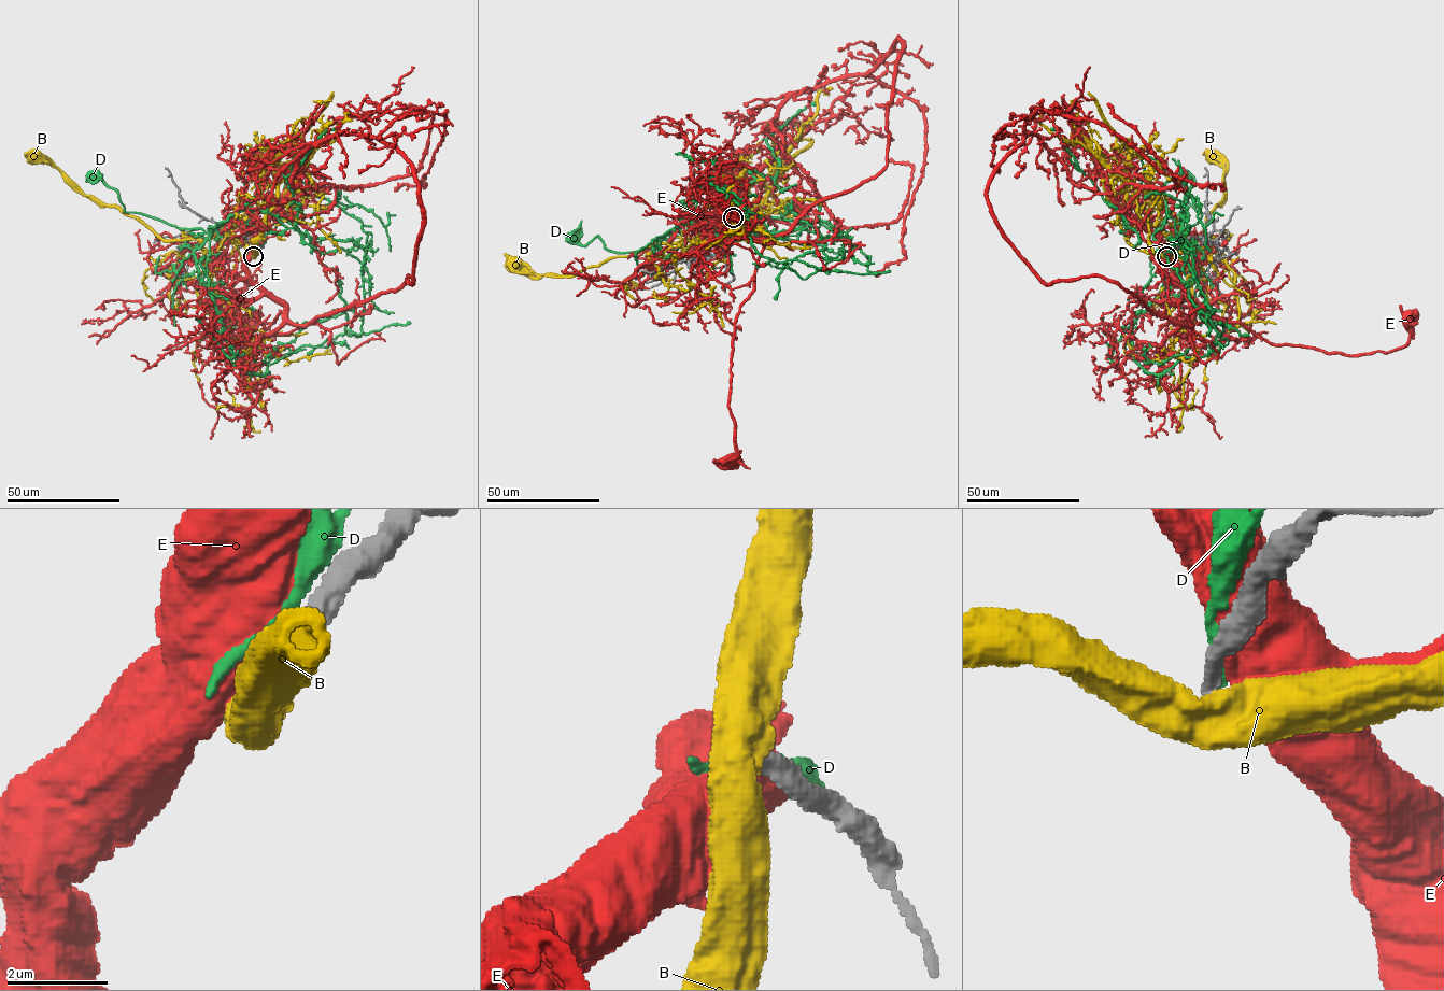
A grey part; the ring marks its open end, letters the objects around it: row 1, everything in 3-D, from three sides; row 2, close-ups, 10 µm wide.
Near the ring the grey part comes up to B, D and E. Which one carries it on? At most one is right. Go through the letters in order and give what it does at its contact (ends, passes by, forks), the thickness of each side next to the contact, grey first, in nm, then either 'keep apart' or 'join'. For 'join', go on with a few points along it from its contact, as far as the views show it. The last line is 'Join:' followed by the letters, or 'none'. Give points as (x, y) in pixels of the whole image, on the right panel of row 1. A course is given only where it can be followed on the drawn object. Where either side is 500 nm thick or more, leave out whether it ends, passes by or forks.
B: calibres 360 and 650 nm; keep apart
D: calibres 500 and 180 nm; keep apart
E: calibres 500 and 750 nm; keep apart
Join: none

